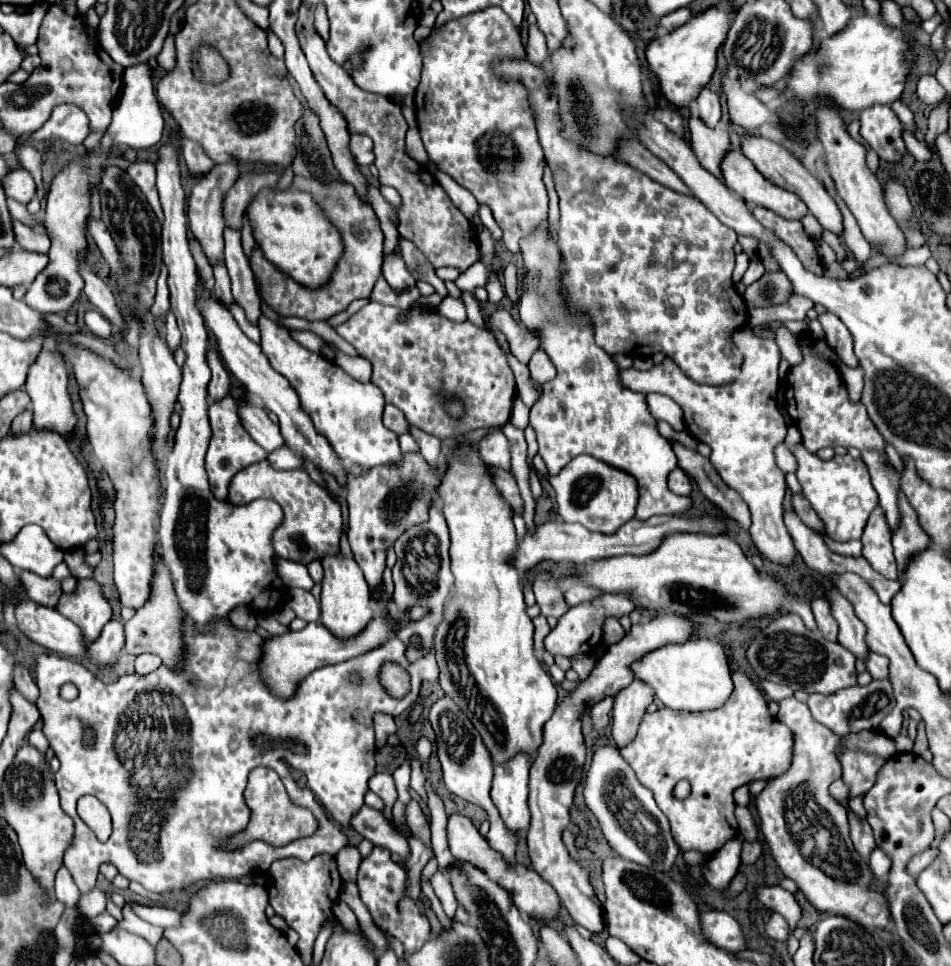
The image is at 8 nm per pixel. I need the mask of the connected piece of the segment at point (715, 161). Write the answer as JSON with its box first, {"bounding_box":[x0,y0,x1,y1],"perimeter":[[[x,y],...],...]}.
{"bounding_box":[688,116,728,178],"perimeter":[[[698,116],[688,118],[688,138],[698,162],[720,178],[720,158],[728,152],[728,132],[706,126]]]}

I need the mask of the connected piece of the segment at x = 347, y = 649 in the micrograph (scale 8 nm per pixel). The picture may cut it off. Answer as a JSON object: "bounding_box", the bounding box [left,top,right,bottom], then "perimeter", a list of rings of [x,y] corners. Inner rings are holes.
{"bounding_box":[258,614,396,698],"perimeter":[[[378,614],[364,630],[364,638],[352,638],[352,642],[340,642],[338,638],[332,638],[332,634],[328,634],[328,630],[324,630],[322,624],[308,624],[304,630],[288,630],[284,634],[278,636],[270,636],[264,640],[260,658],[258,658],[258,676],[262,680],[262,684],[270,690],[270,694],[274,694],[276,698],[294,698],[298,692],[300,682],[312,674],[316,668],[326,666],[326,664],[336,664],[342,660],[350,660],[358,654],[364,654],[376,646],[372,646],[374,642],[380,646],[386,638],[390,638],[396,632],[396,616],[394,614]]]}

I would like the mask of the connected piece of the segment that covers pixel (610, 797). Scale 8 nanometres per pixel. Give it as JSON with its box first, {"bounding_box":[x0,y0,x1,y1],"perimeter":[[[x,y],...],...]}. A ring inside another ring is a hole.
{"bounding_box":[584,746,678,870],"perimeter":[[[602,746],[594,752],[590,770],[584,780],[584,798],[588,810],[598,818],[608,844],[618,852],[618,856],[652,870],[672,870],[678,854],[678,844],[670,834],[668,818],[658,810],[652,792],[638,782],[634,770],[620,756],[618,748]],[[622,788],[630,792],[630,798],[624,796]]]}

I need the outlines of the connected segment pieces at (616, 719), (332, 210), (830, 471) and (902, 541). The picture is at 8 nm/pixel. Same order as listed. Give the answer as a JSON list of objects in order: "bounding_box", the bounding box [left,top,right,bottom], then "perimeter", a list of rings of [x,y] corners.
[{"bounding_box":[612,678,652,748],"perimeter":[[[638,678],[616,694],[612,710],[612,738],[618,744],[618,748],[628,746],[636,738],[640,720],[646,714],[646,708],[652,704],[652,700],[652,686],[640,682]]]},{"bounding_box":[250,176,384,320],"perimeter":[[[294,176],[290,188],[292,190],[306,190],[308,194],[312,194],[312,198],[322,208],[324,216],[330,220],[332,226],[338,228],[338,232],[342,236],[344,250],[342,250],[340,260],[336,262],[332,278],[316,290],[304,288],[296,280],[288,278],[288,274],[278,270],[278,266],[268,262],[258,244],[254,246],[254,250],[250,254],[250,268],[252,268],[254,280],[260,286],[260,298],[276,314],[280,314],[280,316],[300,316],[300,318],[306,318],[306,320],[328,320],[330,316],[342,312],[352,300],[370,296],[372,286],[374,286],[374,282],[380,274],[380,268],[382,268],[384,236],[382,236],[382,230],[380,230],[380,222],[378,222],[378,216],[374,214],[372,206],[358,196],[358,192],[352,188],[350,182],[344,182],[344,180],[322,182],[322,180],[316,180],[316,178]]]},{"bounding_box":[792,442,878,542],"perimeter":[[[802,442],[792,446],[792,454],[798,462],[796,478],[802,486],[804,496],[816,510],[818,518],[824,522],[826,534],[838,542],[860,538],[870,512],[878,506],[878,494],[870,482],[868,466],[862,460],[852,458],[850,454],[836,454],[832,460],[820,460],[818,456],[810,454]]]},{"bounding_box":[892,494,932,574],"perimeter":[[[902,494],[902,498],[900,498],[900,510],[904,510],[904,522],[900,522],[900,530],[896,530],[896,532],[892,534],[892,546],[894,546],[894,556],[896,556],[896,562],[898,562],[898,570],[900,570],[900,574],[902,574],[902,570],[906,568],[908,558],[910,558],[912,554],[916,554],[916,552],[928,548],[932,540],[928,538],[928,534],[926,534],[926,532],[922,530],[922,526],[918,524],[918,516],[916,516],[914,508],[908,504],[908,500],[904,498],[904,494]]]}]

